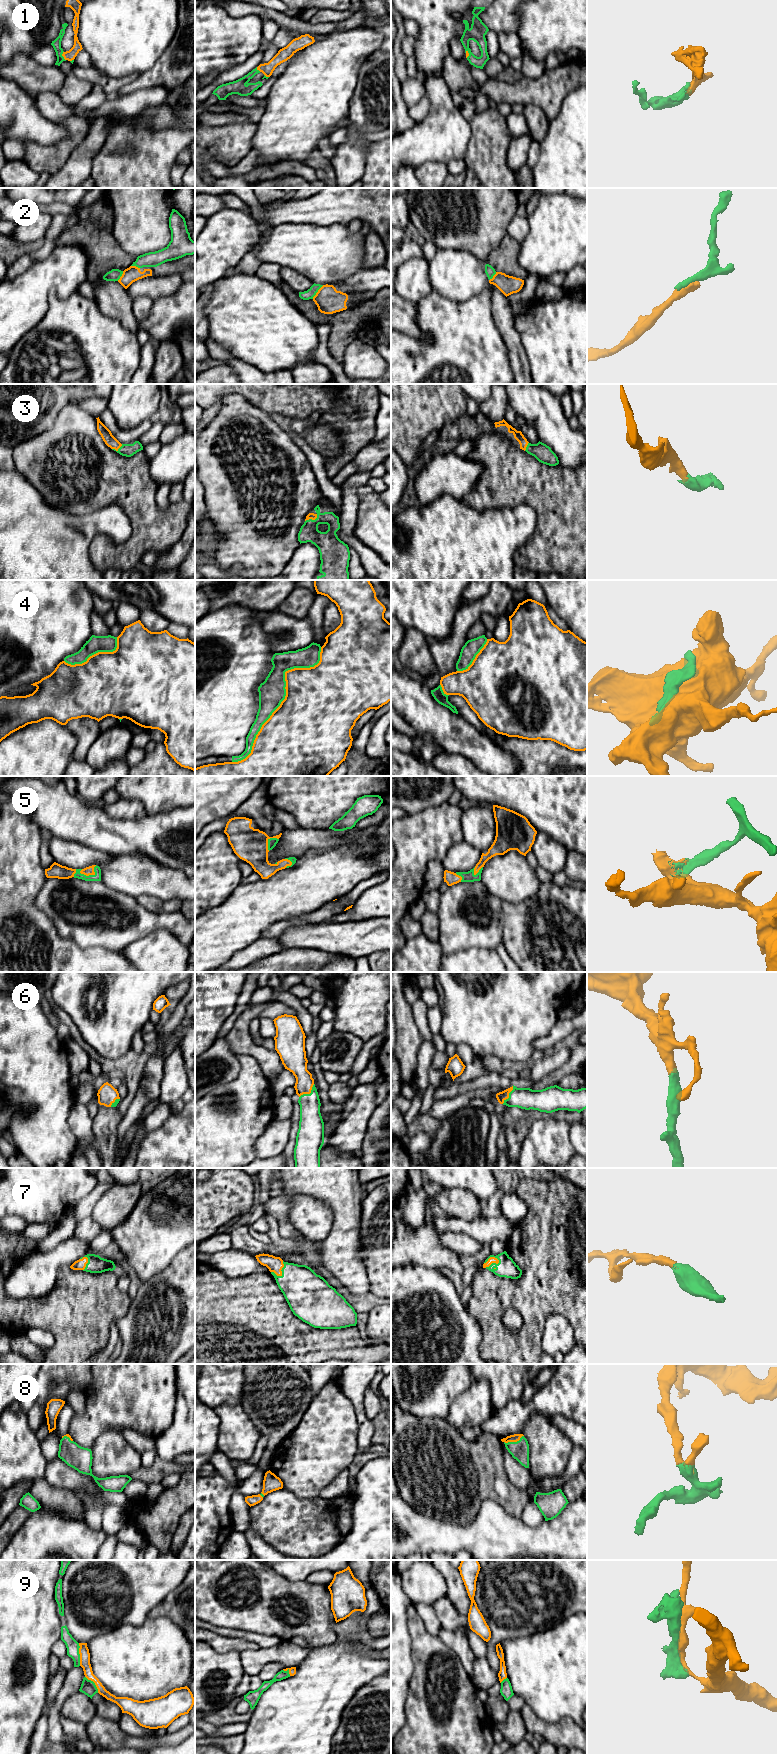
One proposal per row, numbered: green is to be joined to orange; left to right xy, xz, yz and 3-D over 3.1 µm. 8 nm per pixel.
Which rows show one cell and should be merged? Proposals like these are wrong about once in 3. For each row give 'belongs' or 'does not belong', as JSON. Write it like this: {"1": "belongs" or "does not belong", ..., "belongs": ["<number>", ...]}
{"1": "belongs", "2": "does not belong", "3": "belongs", "4": "does not belong", "5": "belongs", "6": "belongs", "7": "belongs", "8": "belongs", "9": "belongs", "belongs": ["1", "3", "5", "6", "7", "8", "9"]}

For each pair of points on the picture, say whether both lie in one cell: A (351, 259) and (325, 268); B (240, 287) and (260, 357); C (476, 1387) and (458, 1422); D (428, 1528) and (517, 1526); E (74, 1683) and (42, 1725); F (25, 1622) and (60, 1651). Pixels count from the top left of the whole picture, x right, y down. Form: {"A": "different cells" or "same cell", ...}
{"A": "same cell", "B": "same cell", "C": "same cell", "D": "same cell", "E": "different cells", "F": "different cells"}

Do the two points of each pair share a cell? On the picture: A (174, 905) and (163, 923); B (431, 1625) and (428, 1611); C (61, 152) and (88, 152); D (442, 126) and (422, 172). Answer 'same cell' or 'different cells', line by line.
A: different cells
B: same cell
C: different cells
D: different cells

